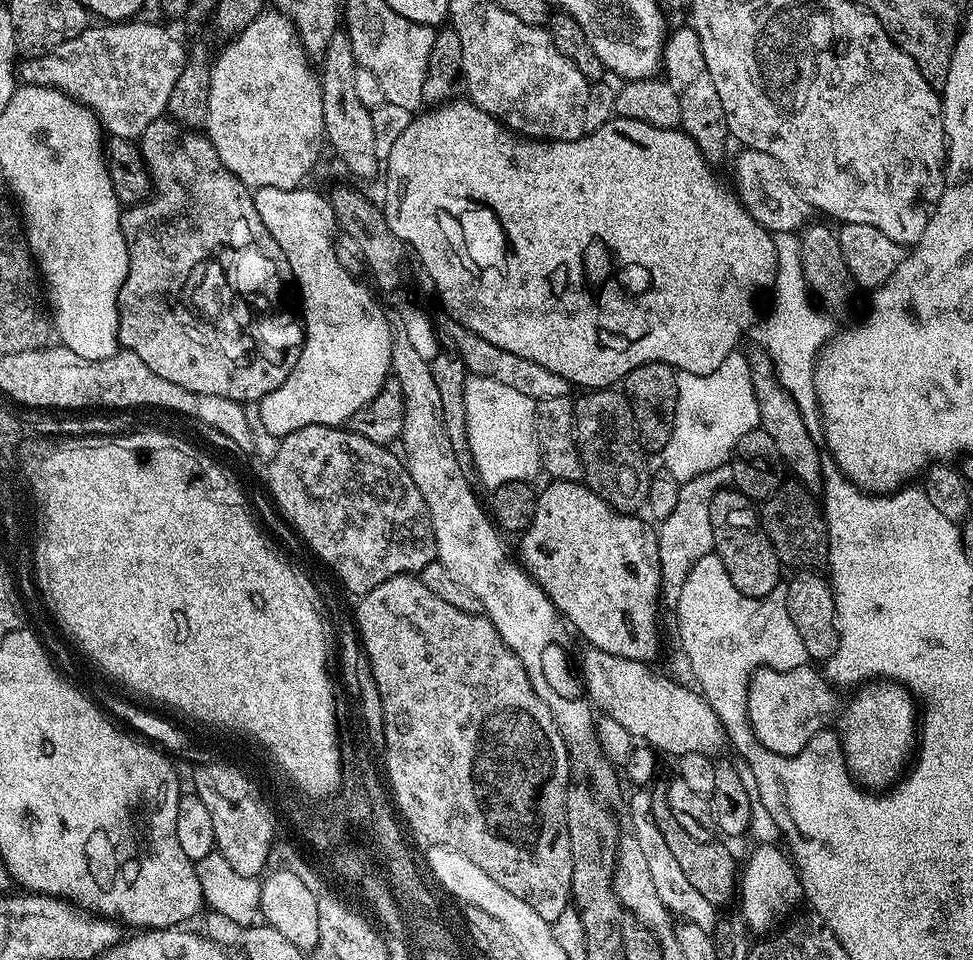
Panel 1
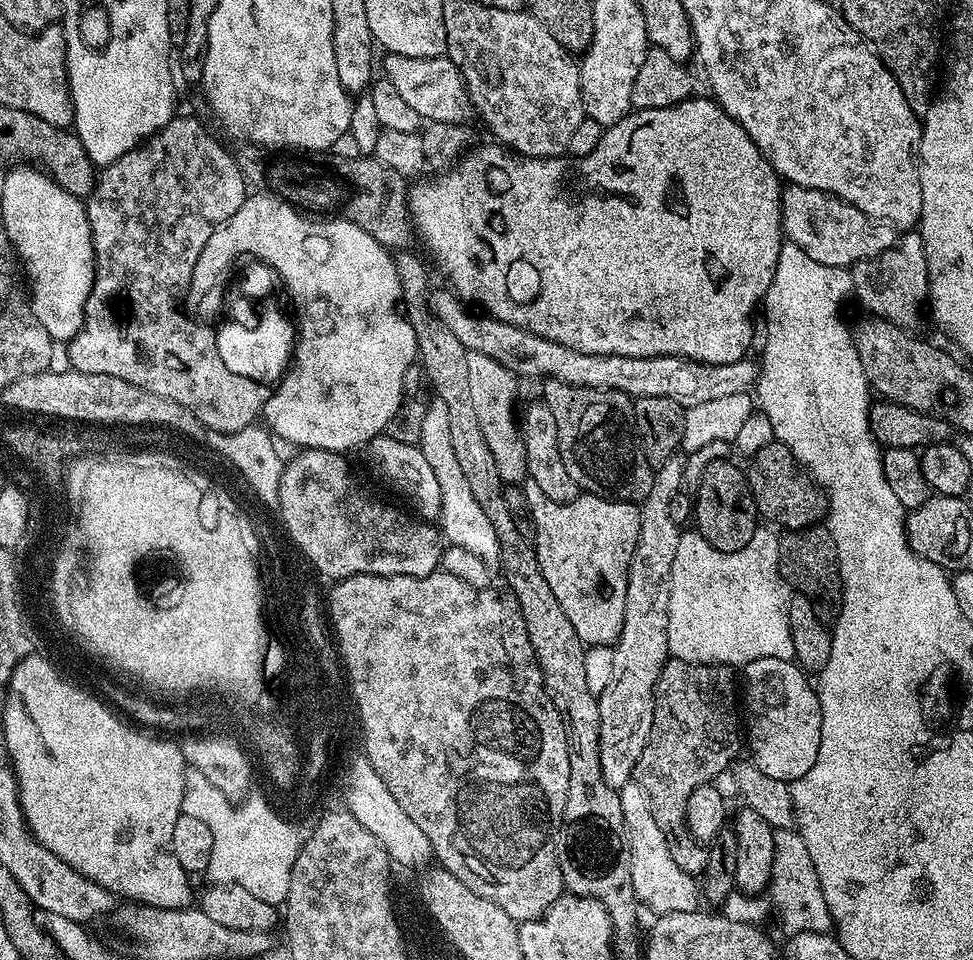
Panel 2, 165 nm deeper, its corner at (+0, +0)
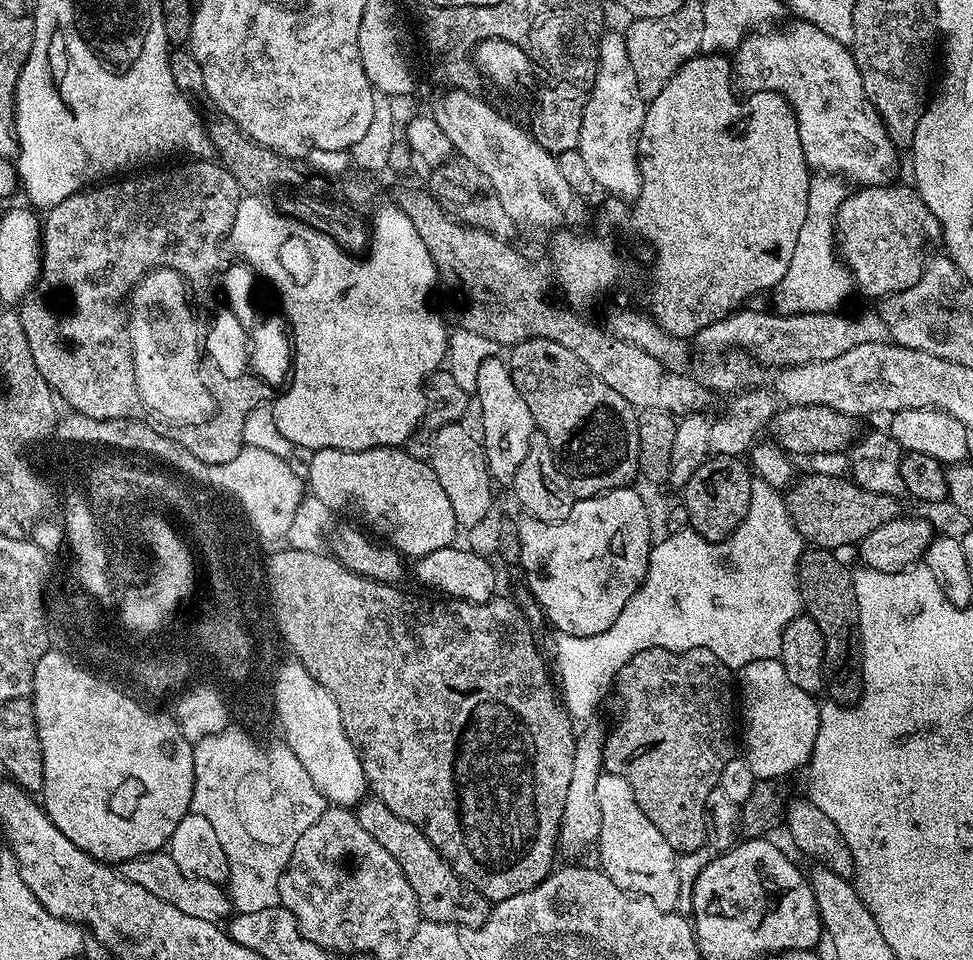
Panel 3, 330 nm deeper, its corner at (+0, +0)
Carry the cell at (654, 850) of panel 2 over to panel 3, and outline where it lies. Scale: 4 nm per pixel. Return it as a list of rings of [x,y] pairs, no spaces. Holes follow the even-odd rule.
[[[604,772],[598,778],[596,793],[600,803],[599,867],[608,875],[610,882],[614,882],[614,886],[623,888],[625,892],[643,896],[645,900],[649,900],[662,910],[673,911],[680,900],[680,872],[676,869],[678,853],[670,846],[670,842],[666,842],[666,838],[662,838],[658,826],[654,826],[654,822],[650,822],[650,818],[642,814],[642,806],[638,806],[634,790],[630,790],[630,782],[626,782],[626,778],[618,778],[614,774]]]

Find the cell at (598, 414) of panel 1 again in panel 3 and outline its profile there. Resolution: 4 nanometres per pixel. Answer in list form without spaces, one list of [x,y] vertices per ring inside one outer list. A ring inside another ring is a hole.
[[[530,338],[526,342],[518,342],[511,345],[509,352],[512,353],[506,356],[506,364],[512,373],[514,386],[518,390],[518,394],[522,394],[523,400],[526,401],[526,406],[532,415],[535,431],[546,434],[546,442],[550,442],[552,453],[557,458],[560,471],[564,473],[564,477],[570,482],[573,497],[603,496],[605,492],[609,492],[615,488],[629,487],[633,483],[632,479],[637,479],[640,471],[640,467],[638,466],[637,409],[633,408],[630,402],[626,402],[626,398],[622,398],[622,394],[618,394],[618,390],[610,390],[610,386],[606,386],[606,382],[602,382],[602,378],[598,378],[598,374],[594,374],[570,350],[566,350],[566,346],[558,346],[558,342],[550,342],[546,338]]]

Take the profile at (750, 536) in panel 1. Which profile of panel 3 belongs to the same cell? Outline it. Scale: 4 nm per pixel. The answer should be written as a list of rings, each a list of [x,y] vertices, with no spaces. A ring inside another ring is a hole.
[[[709,455],[708,460],[702,462],[702,466],[698,466],[698,470],[694,470],[690,482],[686,482],[683,486],[682,495],[684,497],[682,497],[682,503],[686,508],[688,523],[704,540],[718,541],[726,539],[746,518],[746,510],[749,509],[750,505],[750,492],[751,486],[754,483],[754,476],[750,471],[749,465],[745,461],[743,464],[742,461],[744,460],[739,455]]]

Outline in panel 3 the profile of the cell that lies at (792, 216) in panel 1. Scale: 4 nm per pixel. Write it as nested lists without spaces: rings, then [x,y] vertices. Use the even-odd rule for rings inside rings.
[[[860,186],[855,189],[849,196],[844,199],[842,206],[838,210],[834,221],[834,231],[838,241],[838,255],[844,261],[849,272],[852,274],[855,287],[860,288],[868,296],[876,296],[875,298],[883,298],[906,290],[910,286],[914,286],[924,273],[924,268],[928,265],[930,257],[941,247],[942,244],[942,229],[938,218],[934,218],[934,214],[930,214],[930,206],[926,206],[926,202],[922,202],[920,193],[916,191],[915,187],[908,186],[908,188],[896,188],[897,186]]]

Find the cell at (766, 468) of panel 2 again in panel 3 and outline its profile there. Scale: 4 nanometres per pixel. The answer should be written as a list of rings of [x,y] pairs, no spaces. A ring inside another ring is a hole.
[[[809,471],[807,475],[801,480],[800,477],[793,479],[786,492],[786,503],[789,516],[798,530],[798,534],[811,547],[841,550],[840,548],[848,548],[851,544],[852,547],[859,545],[860,541],[866,538],[866,534],[878,530],[878,526],[886,526],[886,522],[902,515],[901,501],[897,497],[874,494],[870,490],[858,486],[856,481],[847,475],[831,476],[828,472],[814,471]]]

